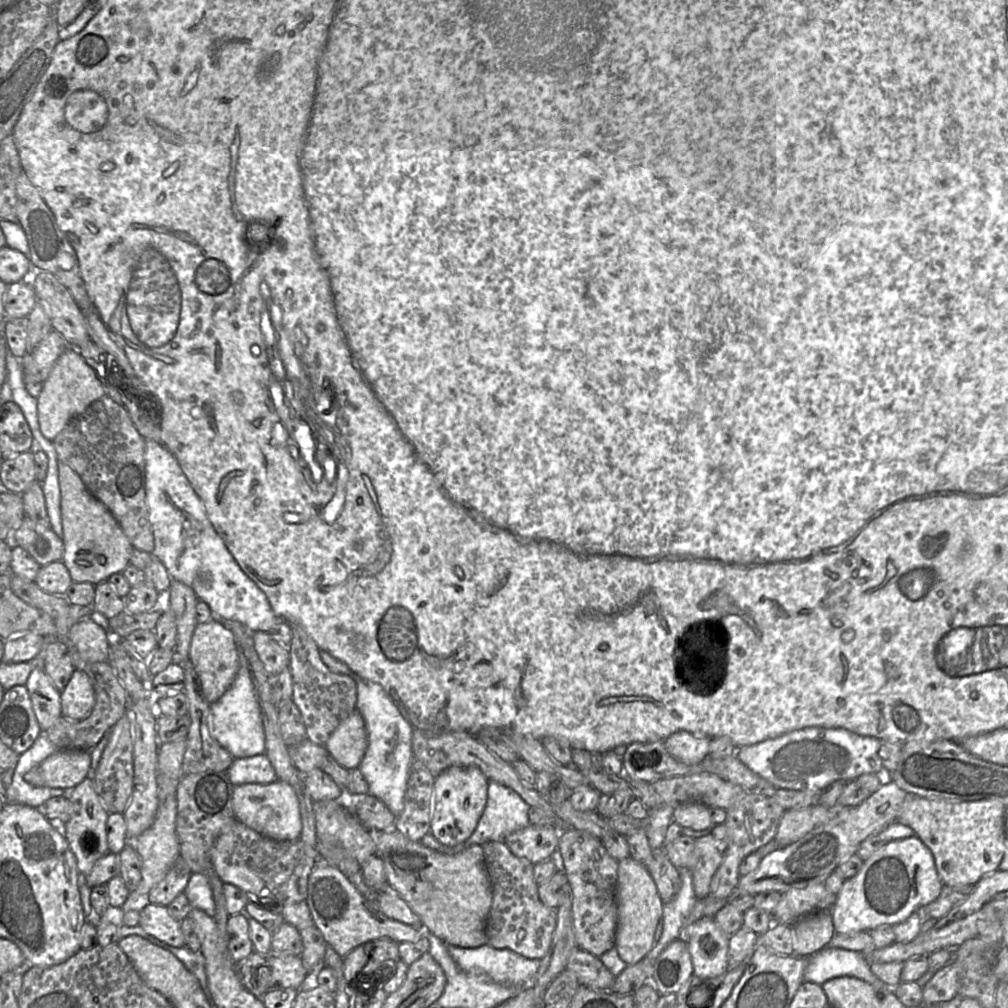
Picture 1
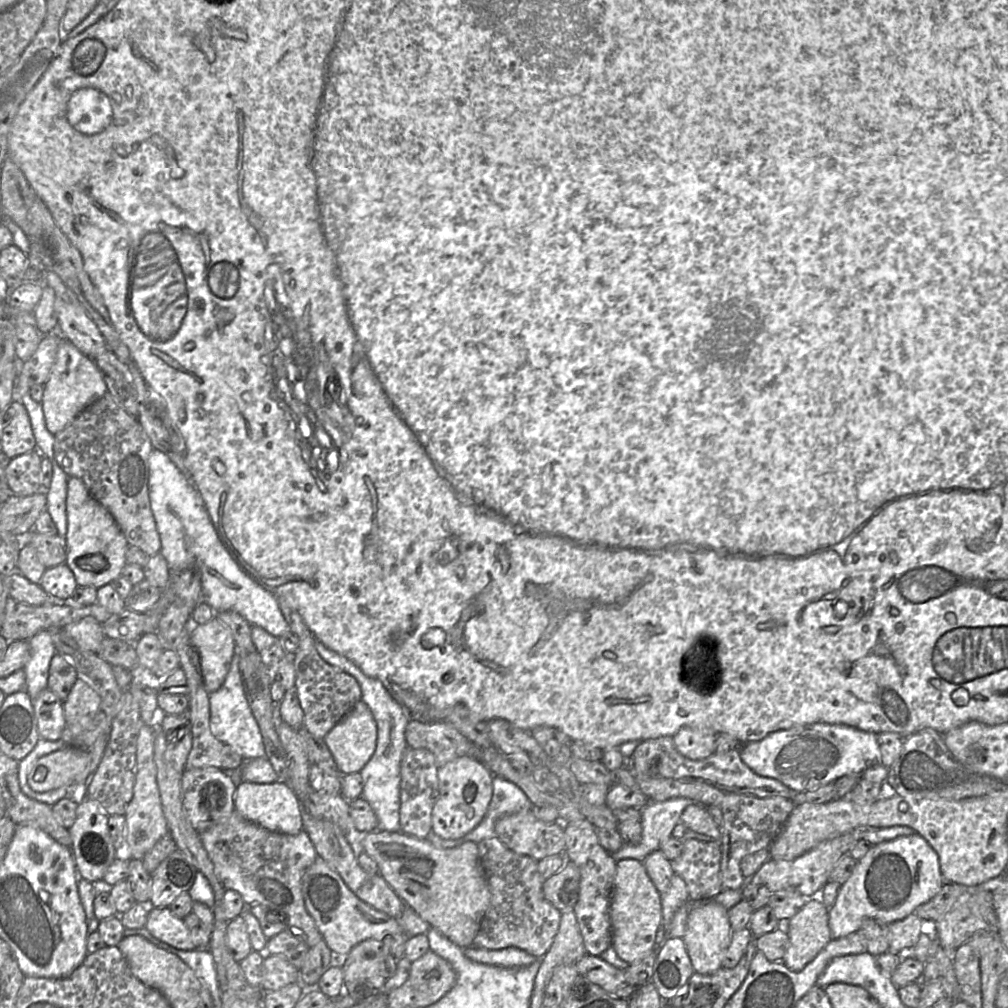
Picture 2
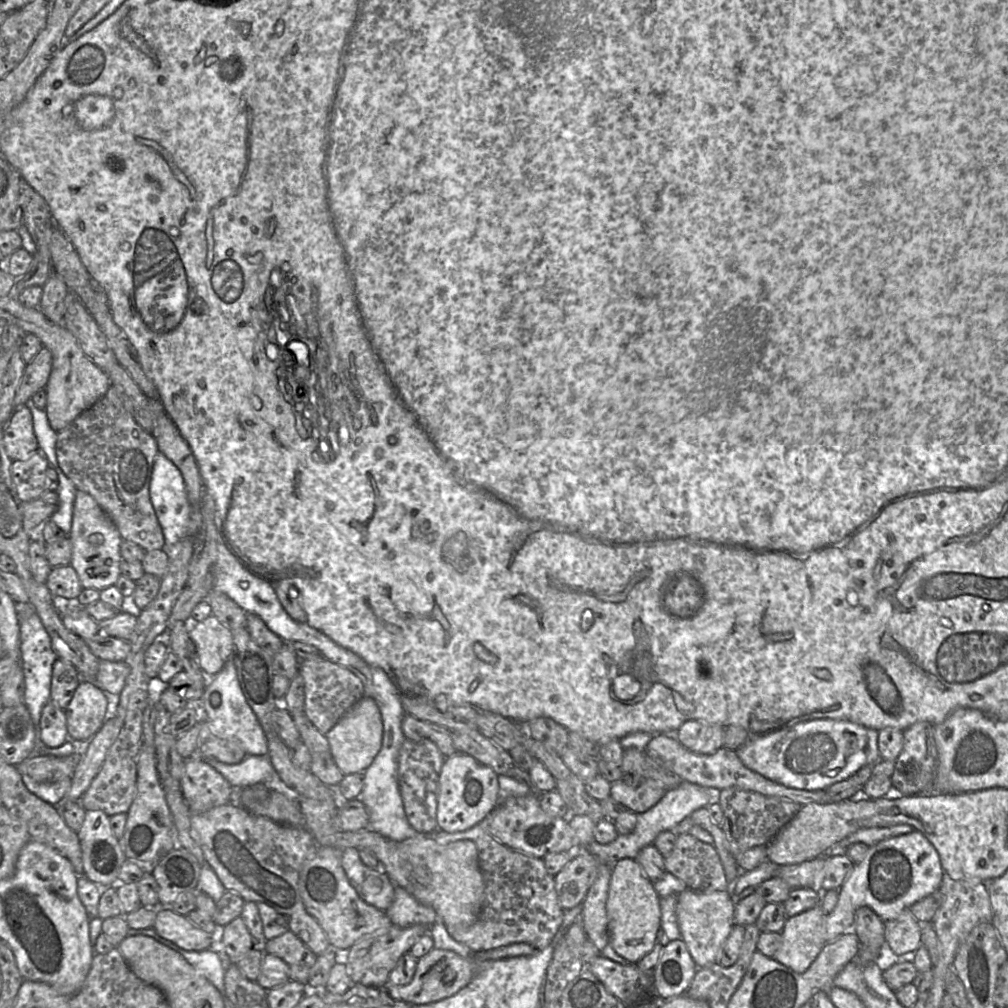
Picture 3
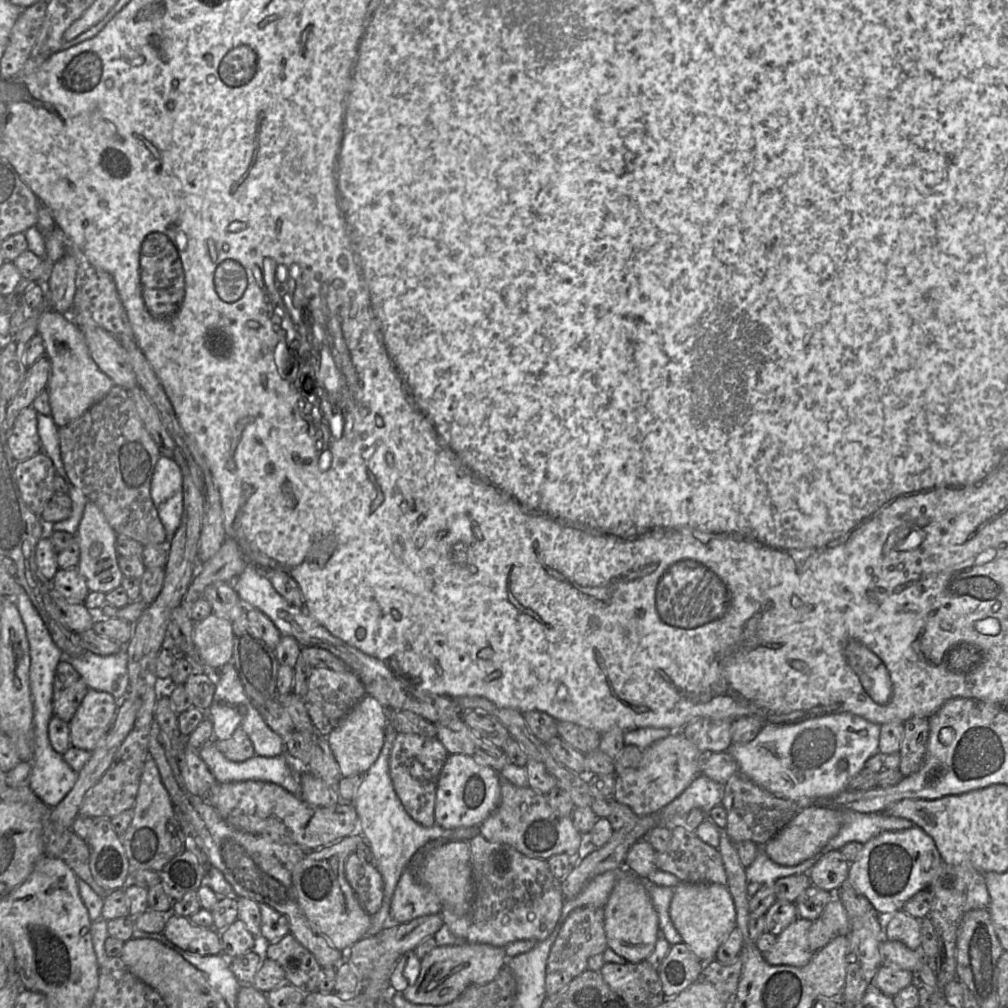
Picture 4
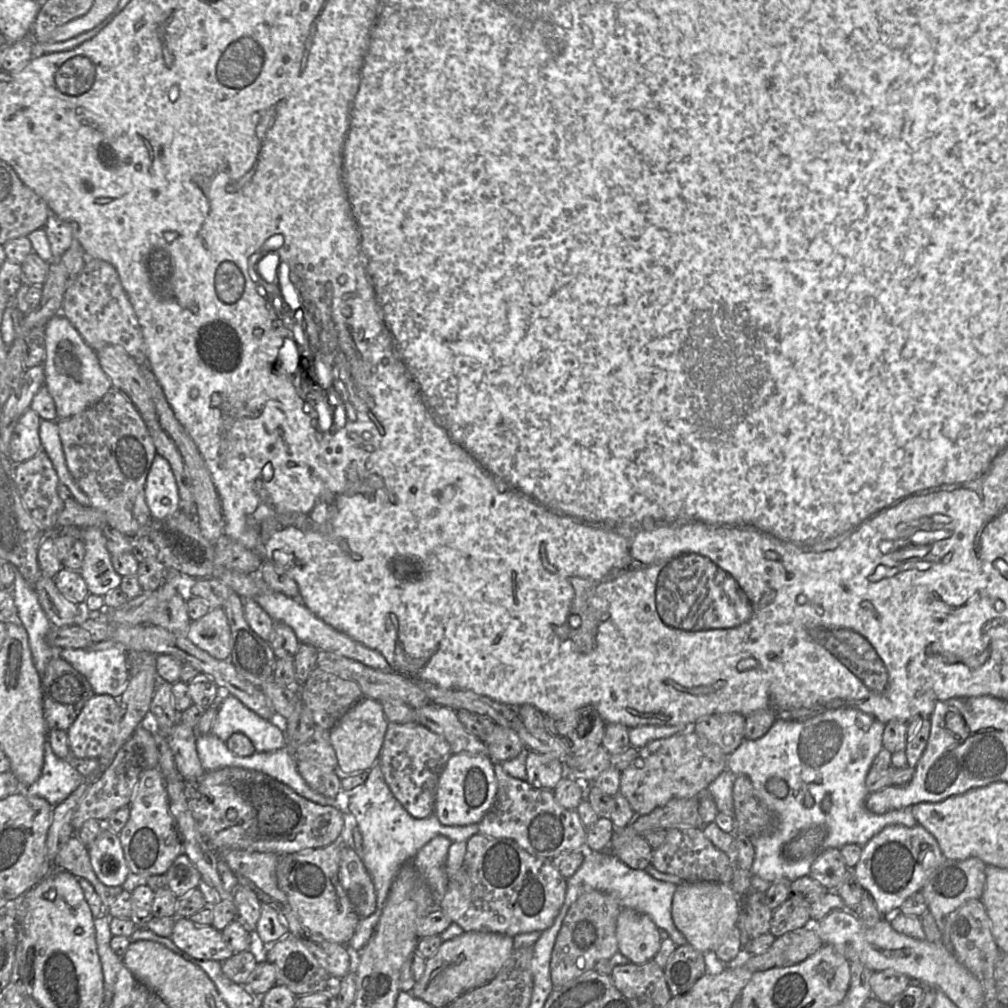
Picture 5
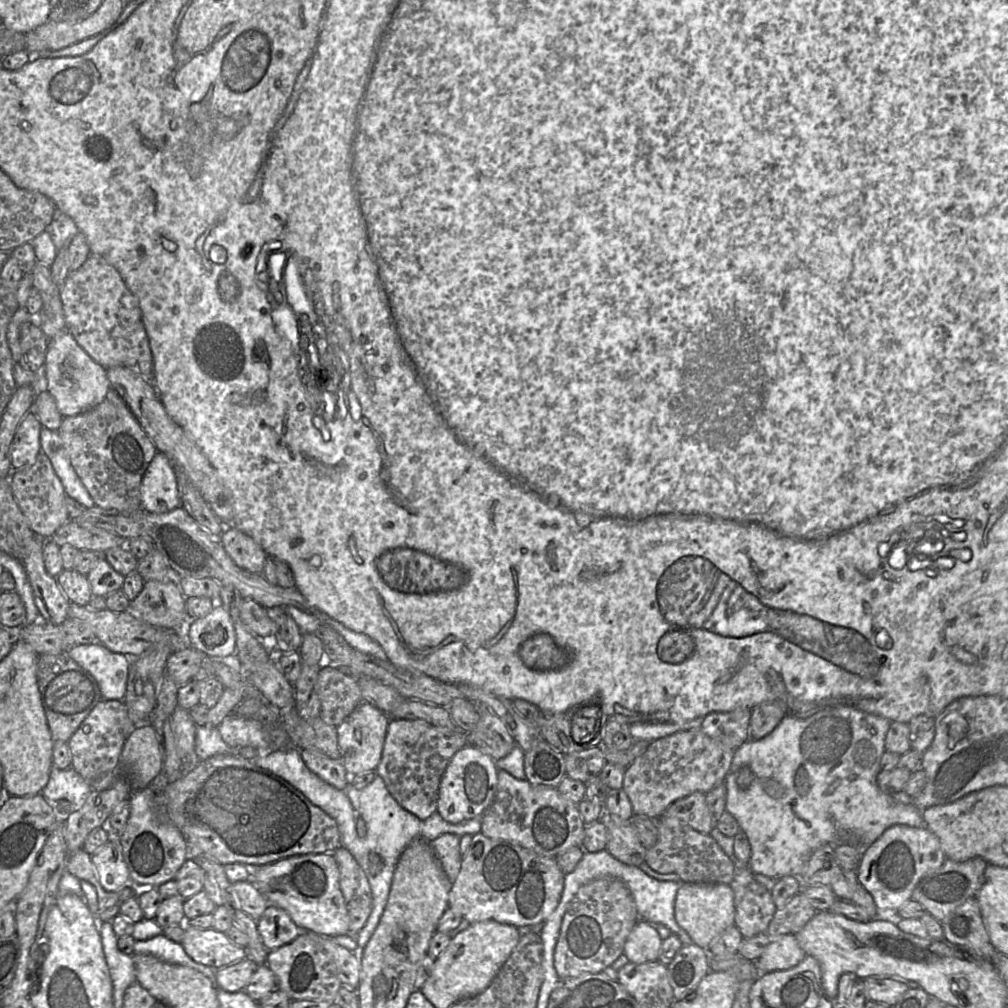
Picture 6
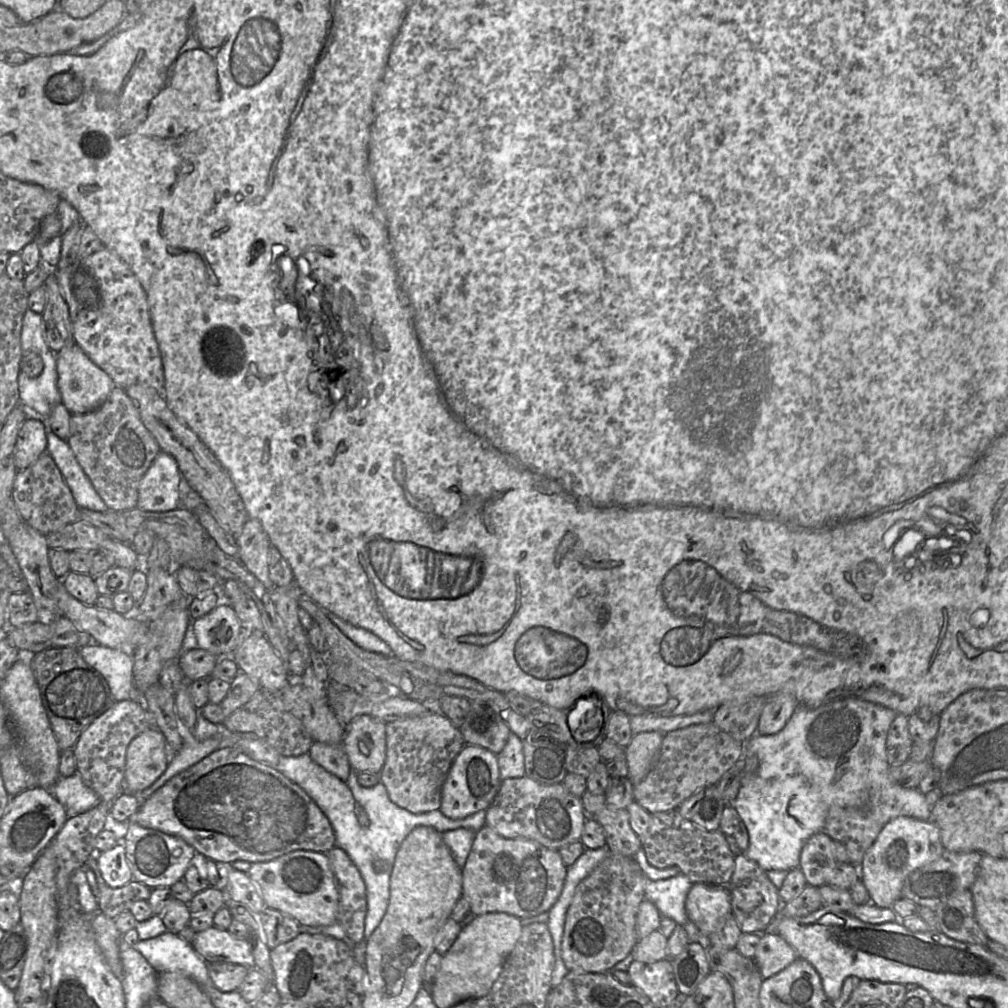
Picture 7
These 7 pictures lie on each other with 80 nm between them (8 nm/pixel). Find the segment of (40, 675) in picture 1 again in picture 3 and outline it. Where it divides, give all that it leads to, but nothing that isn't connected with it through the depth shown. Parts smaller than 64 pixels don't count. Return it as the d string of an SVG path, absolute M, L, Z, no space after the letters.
M52 700L42 710L39 736L45 746L52 748L63 745L69 738L65 711Z

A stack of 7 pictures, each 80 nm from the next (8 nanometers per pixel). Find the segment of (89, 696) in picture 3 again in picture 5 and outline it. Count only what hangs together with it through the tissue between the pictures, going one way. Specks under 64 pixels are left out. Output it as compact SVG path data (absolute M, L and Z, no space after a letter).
M94 694L67 731L72 758L99 759L112 743L120 713L118 699L109 694Z

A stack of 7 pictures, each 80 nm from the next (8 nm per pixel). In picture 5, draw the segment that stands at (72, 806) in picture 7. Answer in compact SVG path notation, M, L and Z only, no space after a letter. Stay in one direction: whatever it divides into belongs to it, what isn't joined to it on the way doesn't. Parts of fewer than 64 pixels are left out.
M47 739L41 775L29 789L24 791L45 799L55 807L69 797L83 779L84 777L75 769L71 760L56 756Z

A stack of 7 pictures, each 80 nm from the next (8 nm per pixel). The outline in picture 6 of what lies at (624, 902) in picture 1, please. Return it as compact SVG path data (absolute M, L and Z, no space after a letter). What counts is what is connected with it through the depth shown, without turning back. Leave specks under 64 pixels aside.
M639 919L626 939L623 953L629 962L646 963L658 960L661 945L655 925Z

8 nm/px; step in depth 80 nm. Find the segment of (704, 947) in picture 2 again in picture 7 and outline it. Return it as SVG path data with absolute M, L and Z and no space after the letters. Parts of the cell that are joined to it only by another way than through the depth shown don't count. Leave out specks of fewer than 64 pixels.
M693 883L685 910L700 934L708 938L732 914L729 885Z

